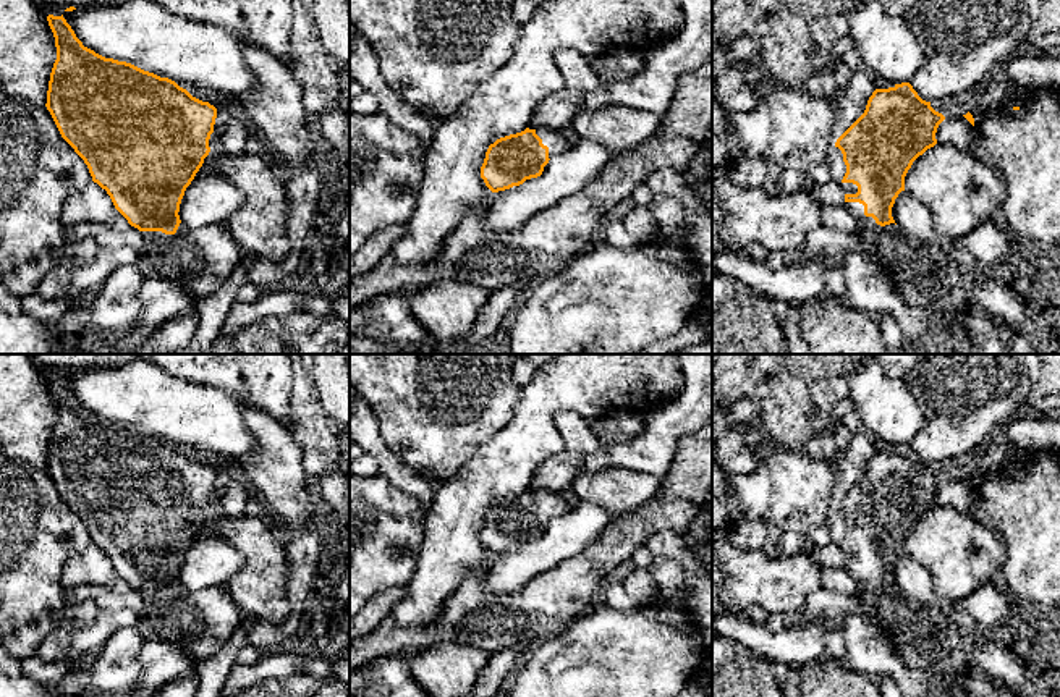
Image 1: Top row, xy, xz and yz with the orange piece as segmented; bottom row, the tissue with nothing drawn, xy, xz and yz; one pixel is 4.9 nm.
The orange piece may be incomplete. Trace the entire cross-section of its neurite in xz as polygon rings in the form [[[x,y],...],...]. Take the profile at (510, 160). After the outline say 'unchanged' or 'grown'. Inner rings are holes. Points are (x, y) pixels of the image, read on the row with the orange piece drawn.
[[[529,129],[497,139],[489,146],[481,178],[492,192],[523,184],[542,175],[555,155],[568,152],[573,136],[563,129]]] | grown

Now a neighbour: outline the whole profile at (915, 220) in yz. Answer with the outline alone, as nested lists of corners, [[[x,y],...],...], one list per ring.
[[[901,191],[892,207],[892,217],[903,234],[918,244],[937,246],[955,259],[966,259],[960,239],[947,238],[934,228],[931,209]]]

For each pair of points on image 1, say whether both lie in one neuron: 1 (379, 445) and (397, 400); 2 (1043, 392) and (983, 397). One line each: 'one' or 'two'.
1: two
2: two

